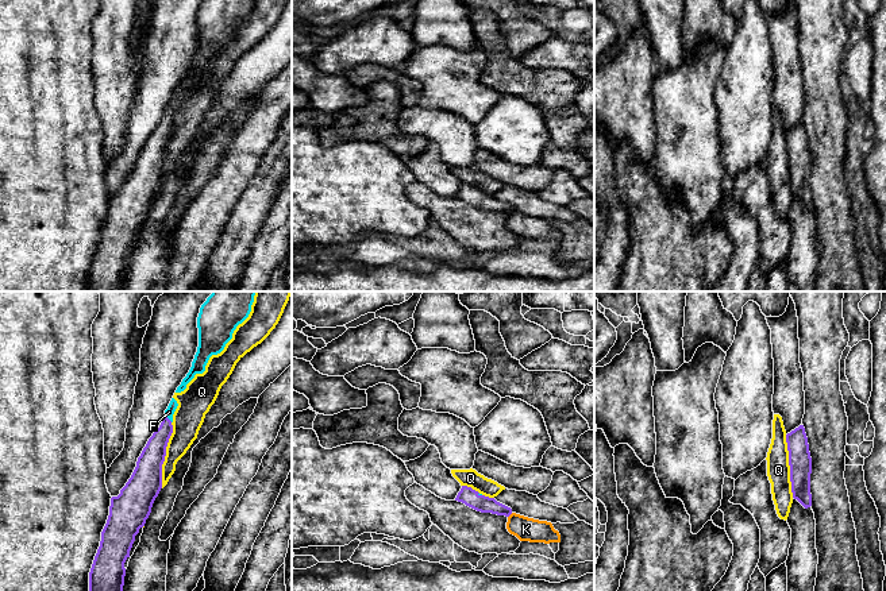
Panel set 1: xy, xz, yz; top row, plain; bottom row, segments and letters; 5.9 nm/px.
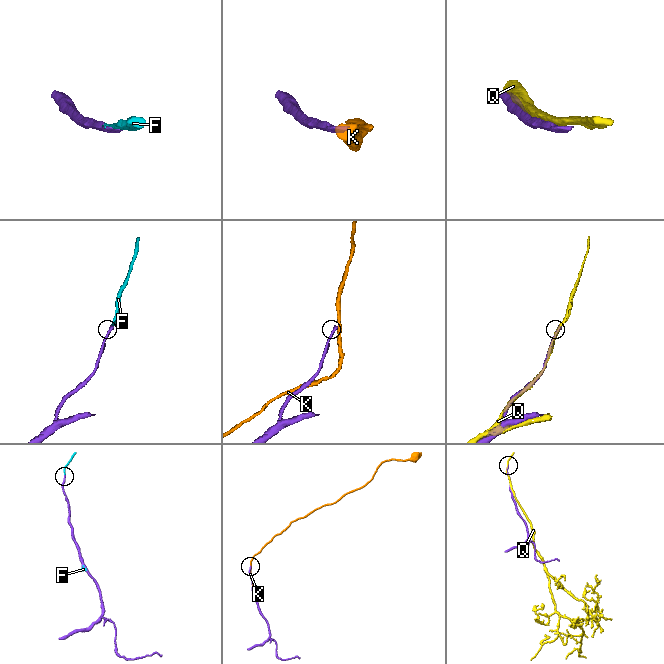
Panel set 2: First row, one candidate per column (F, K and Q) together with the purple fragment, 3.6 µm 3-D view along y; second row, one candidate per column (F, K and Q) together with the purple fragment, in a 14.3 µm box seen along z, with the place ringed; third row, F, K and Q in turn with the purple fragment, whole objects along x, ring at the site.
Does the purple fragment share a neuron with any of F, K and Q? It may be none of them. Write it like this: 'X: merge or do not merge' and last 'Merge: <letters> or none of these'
F: merge
K: do not merge
Q: do not merge
Merge: F

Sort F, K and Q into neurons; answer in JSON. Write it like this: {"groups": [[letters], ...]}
{"groups": [["F"], ["K"], ["Q"]]}

